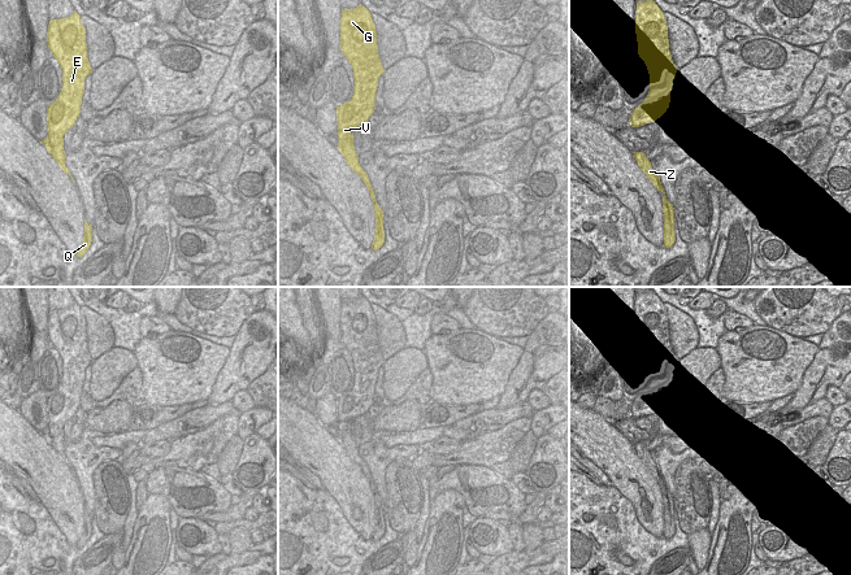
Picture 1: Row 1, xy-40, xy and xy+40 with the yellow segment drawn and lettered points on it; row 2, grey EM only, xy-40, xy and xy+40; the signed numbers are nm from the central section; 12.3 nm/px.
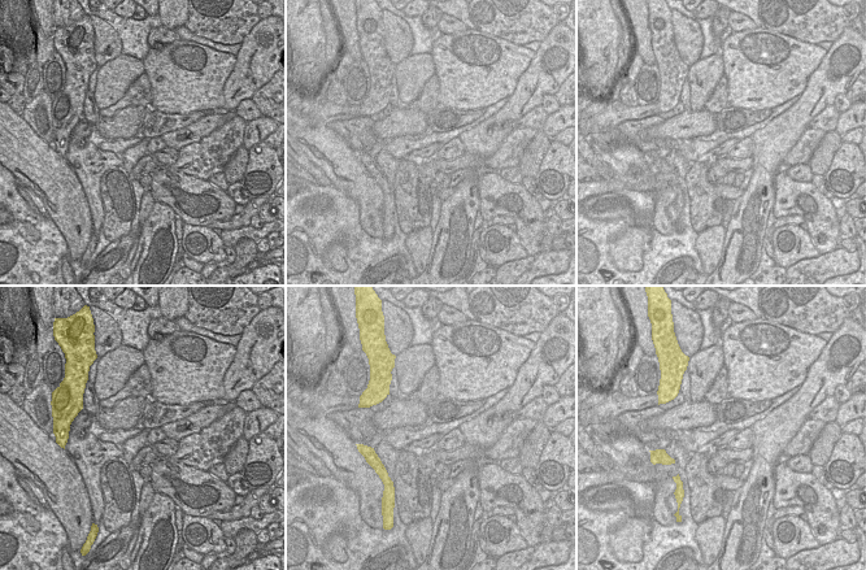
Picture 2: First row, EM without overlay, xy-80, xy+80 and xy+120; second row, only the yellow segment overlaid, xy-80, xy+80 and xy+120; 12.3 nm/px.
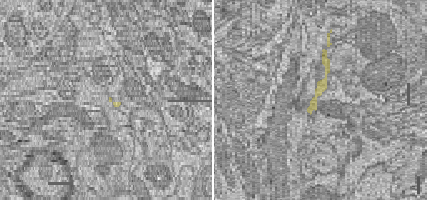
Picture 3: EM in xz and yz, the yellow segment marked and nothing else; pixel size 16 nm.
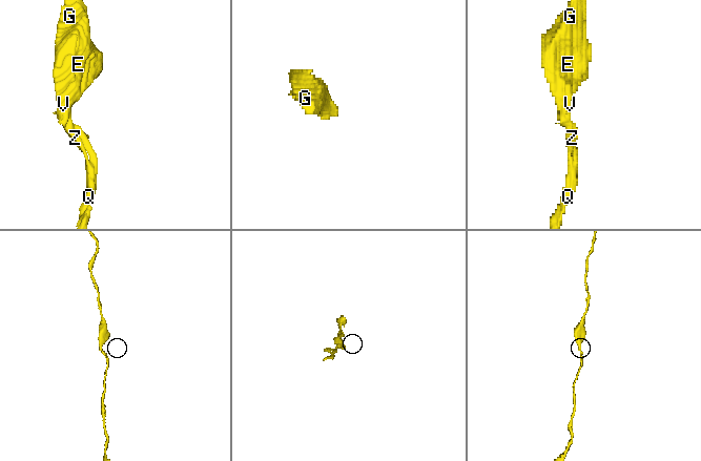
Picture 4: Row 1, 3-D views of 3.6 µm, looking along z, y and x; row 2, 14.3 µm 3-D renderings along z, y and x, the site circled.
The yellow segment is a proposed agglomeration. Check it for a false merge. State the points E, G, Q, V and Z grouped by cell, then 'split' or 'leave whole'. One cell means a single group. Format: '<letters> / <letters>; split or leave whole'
E G Q V Z; leave whole

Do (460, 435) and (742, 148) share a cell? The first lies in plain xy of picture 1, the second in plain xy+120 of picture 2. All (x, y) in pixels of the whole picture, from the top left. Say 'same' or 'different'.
different

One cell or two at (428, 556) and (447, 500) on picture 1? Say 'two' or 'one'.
one

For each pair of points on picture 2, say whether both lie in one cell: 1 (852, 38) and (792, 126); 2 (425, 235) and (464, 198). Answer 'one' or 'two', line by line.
1: one
2: two

